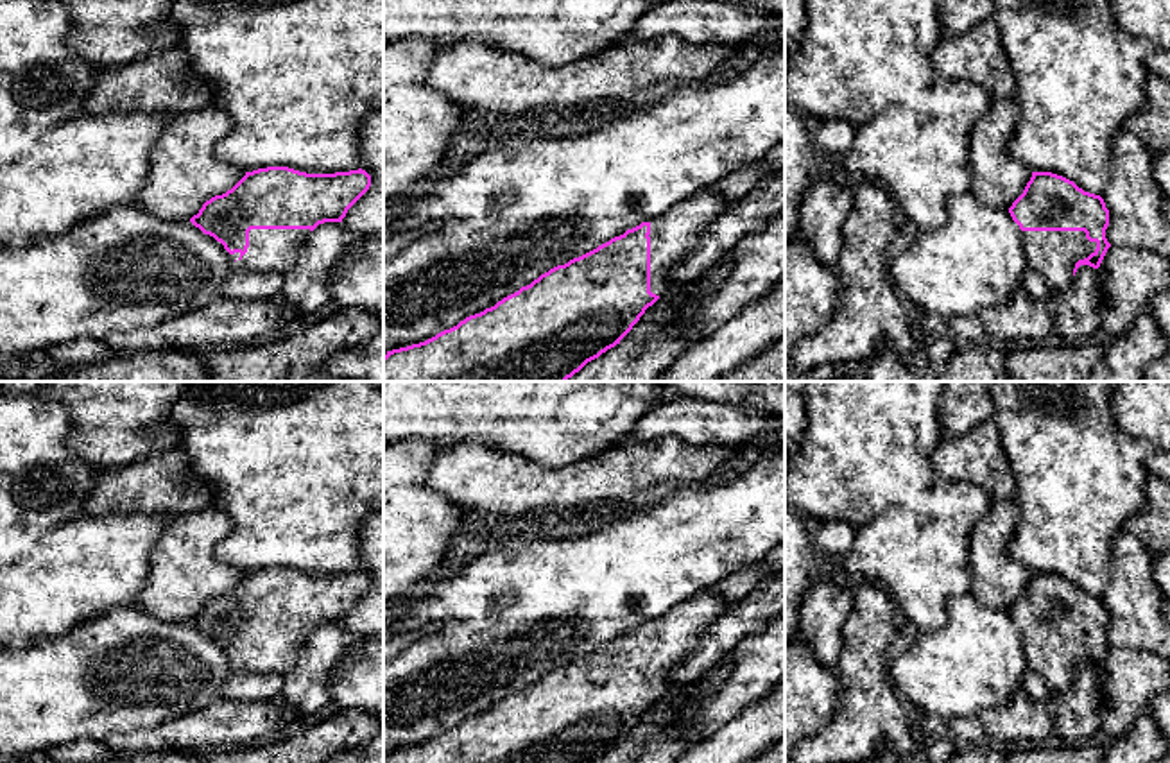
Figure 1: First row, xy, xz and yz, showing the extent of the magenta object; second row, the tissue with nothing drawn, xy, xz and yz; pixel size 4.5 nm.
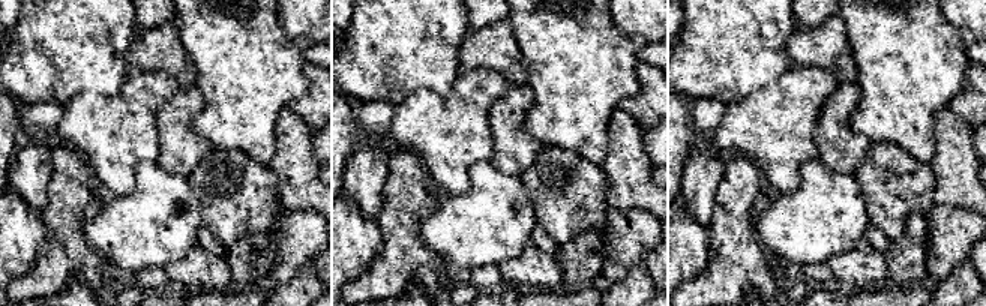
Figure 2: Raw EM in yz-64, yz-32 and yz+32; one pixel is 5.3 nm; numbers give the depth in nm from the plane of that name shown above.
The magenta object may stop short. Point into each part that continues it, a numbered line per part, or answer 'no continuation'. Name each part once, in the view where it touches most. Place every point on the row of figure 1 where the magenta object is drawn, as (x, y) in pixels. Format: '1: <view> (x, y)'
1: yz (1052, 255)

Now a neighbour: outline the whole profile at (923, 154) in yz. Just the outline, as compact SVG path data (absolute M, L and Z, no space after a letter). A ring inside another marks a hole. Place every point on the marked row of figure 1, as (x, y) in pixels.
M935 77L916 106L894 104L858 125L853 147L835 161L835 172L856 172L867 181L885 186L921 231L937 231L948 220L948 197L969 192L969 133L976 120L989 111L993 100L975 82Z

